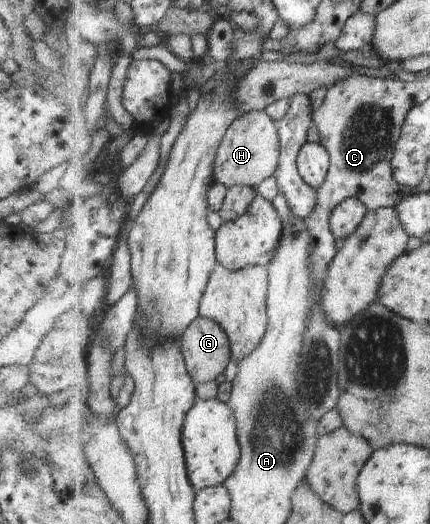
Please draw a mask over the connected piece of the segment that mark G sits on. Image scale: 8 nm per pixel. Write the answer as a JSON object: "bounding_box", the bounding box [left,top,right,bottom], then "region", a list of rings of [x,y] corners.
{"bounding_box":[181,316,233,383],"region":[[[201,316],[181,337],[183,352],[196,383],[218,379],[233,359],[229,333],[218,320]]]}

